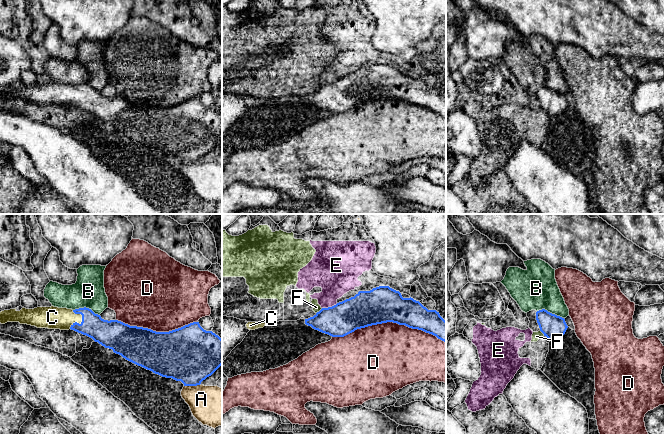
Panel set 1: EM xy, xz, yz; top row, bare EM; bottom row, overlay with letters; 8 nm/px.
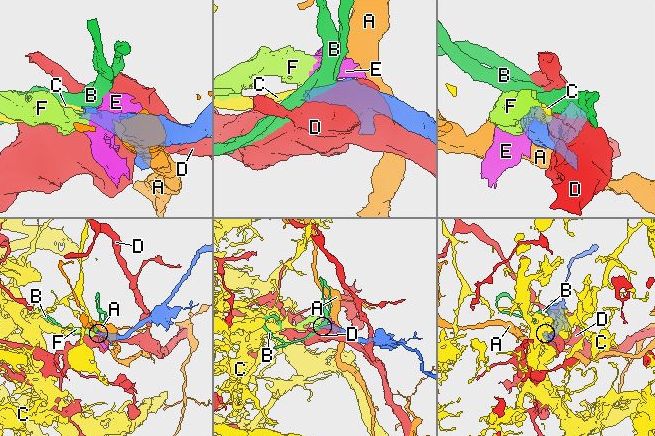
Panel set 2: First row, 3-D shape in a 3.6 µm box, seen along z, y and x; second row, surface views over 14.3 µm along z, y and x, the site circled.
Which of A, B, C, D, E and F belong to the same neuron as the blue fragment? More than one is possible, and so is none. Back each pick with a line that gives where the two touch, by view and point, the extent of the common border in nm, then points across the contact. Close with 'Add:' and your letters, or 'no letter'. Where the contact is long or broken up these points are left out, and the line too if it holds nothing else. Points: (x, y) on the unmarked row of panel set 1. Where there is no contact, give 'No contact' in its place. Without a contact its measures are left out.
C: Touches blue at xy (78, 99). Shared border 160 nm. Path across: xy (107, 109), (88, 99), (78, 99), (74, 95), (52, 93)
Add: C

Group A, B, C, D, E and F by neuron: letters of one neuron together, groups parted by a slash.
A / B / C / D / E F

